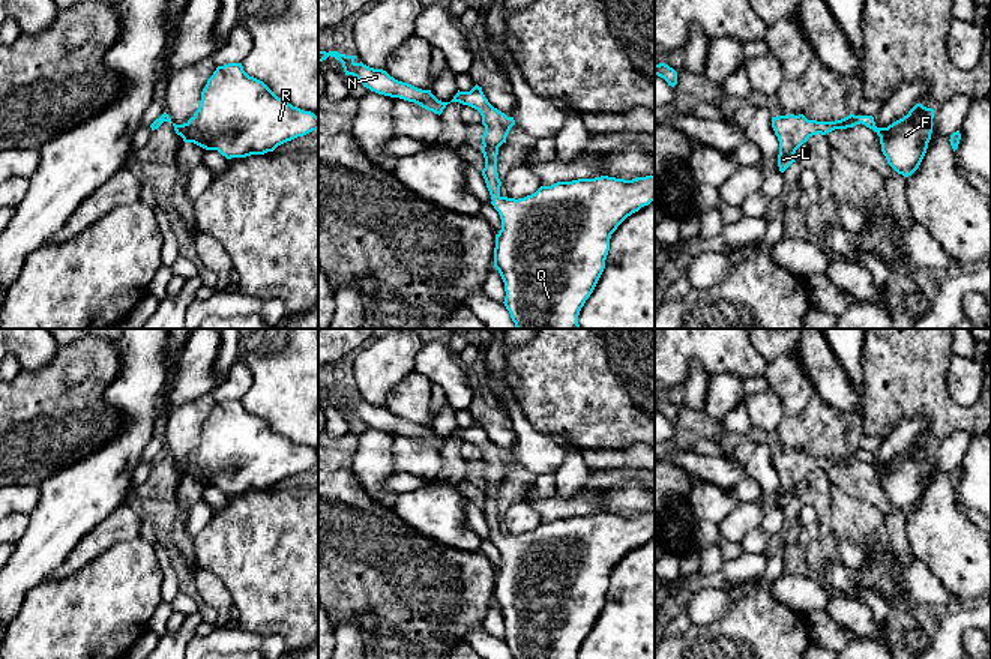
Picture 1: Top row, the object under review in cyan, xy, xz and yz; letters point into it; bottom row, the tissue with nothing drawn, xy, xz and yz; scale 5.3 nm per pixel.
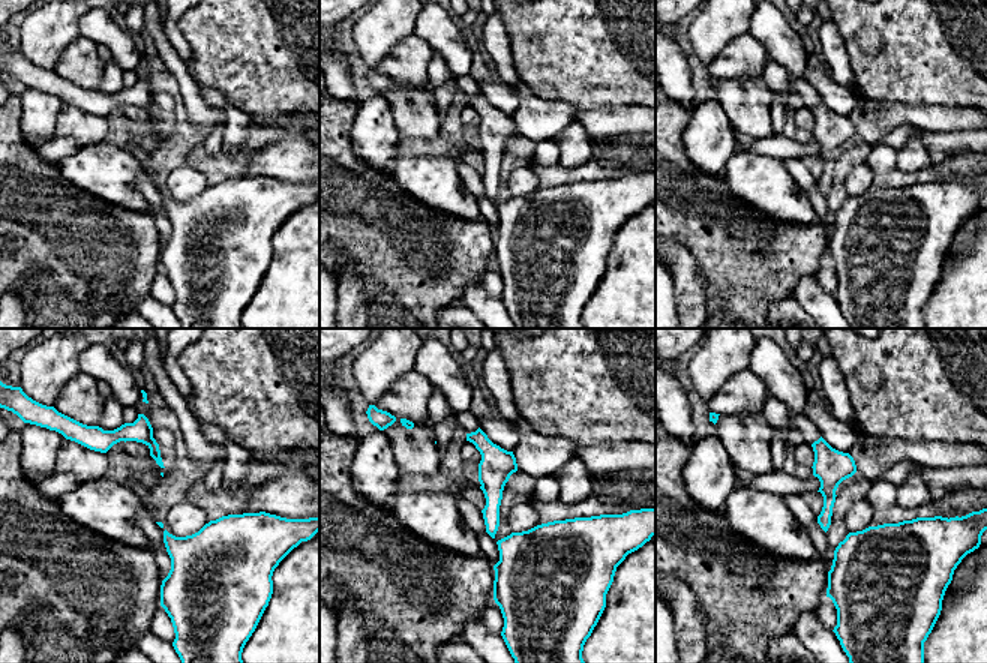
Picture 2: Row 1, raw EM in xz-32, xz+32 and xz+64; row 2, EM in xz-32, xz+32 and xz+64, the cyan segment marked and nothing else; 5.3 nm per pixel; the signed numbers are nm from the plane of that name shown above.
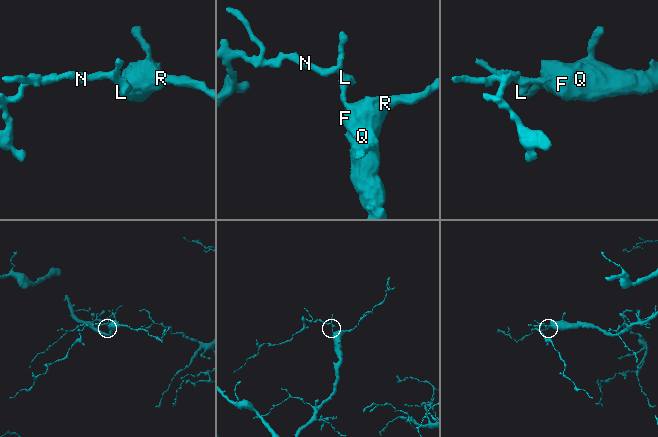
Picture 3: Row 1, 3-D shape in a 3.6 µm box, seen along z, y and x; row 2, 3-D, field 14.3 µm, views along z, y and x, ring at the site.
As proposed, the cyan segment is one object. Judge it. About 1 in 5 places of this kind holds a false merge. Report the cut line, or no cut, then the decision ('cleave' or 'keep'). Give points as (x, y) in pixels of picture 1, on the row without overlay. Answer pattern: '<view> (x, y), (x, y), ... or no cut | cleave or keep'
no cut | keep

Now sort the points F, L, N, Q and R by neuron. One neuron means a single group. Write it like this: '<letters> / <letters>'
F L N Q R

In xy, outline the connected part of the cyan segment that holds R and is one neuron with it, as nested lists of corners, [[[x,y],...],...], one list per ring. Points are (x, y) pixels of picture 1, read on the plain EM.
[[[242,399],[218,402],[201,428],[200,443],[183,461],[173,459],[185,479],[218,486],[227,495],[273,488],[278,482],[318,465],[318,453],[278,434],[263,417],[249,413]]]

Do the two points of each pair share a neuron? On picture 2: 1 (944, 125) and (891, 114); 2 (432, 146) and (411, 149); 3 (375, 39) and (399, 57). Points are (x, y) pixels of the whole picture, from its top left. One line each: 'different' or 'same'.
1: same
2: same
3: different

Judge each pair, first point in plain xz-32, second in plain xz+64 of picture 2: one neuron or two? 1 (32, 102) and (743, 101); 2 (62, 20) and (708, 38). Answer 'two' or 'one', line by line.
1: two
2: one

